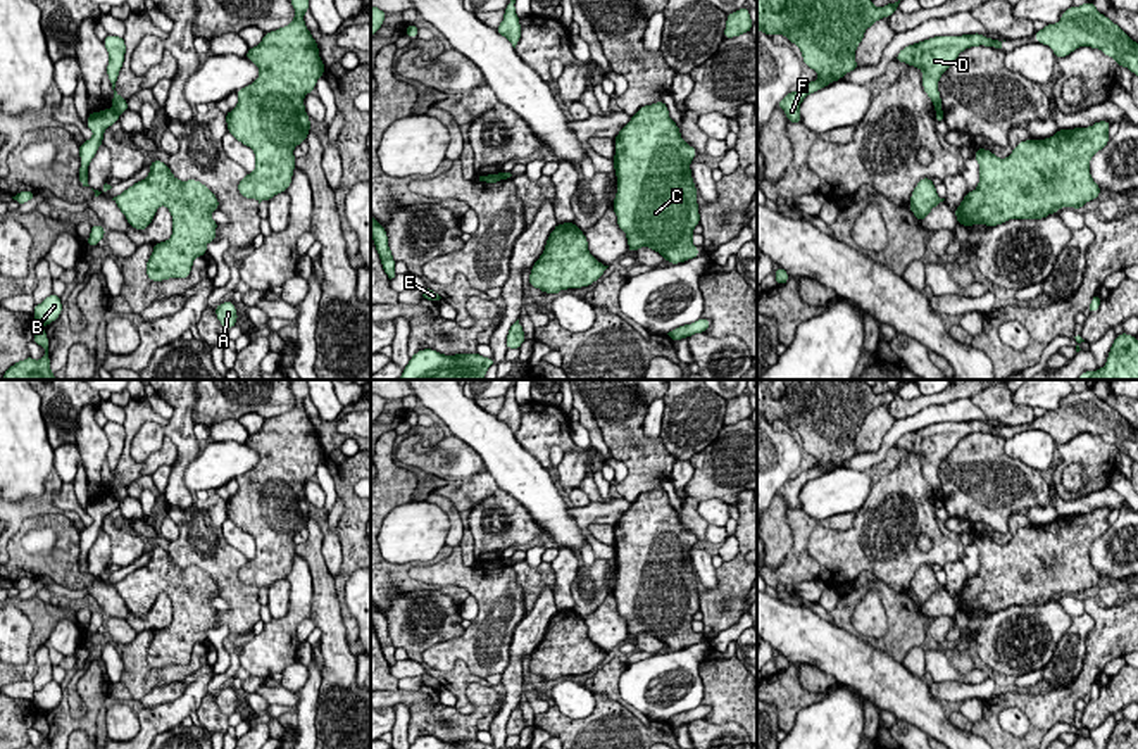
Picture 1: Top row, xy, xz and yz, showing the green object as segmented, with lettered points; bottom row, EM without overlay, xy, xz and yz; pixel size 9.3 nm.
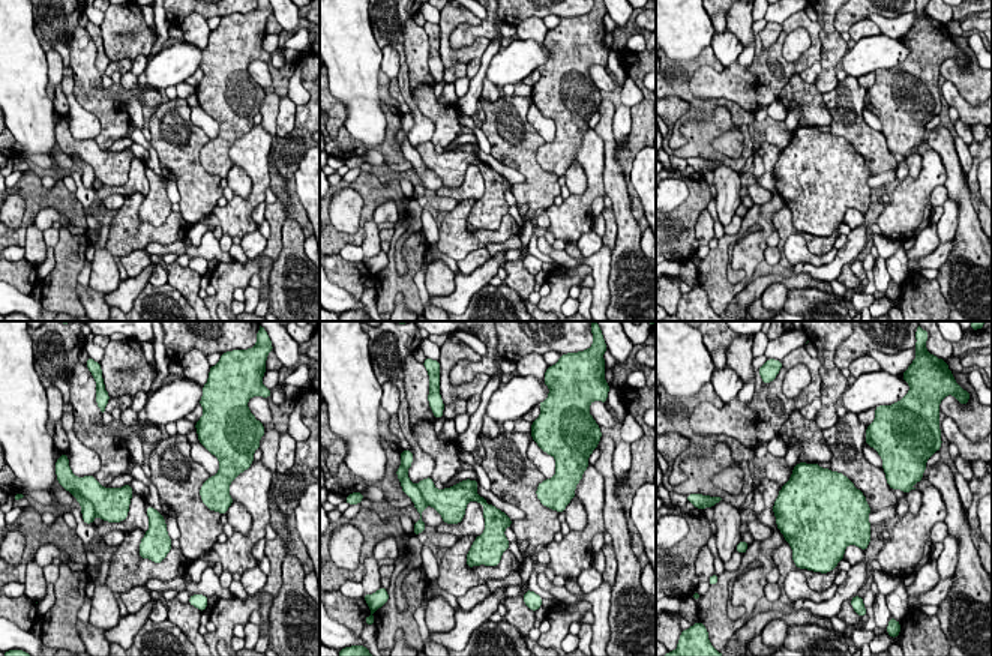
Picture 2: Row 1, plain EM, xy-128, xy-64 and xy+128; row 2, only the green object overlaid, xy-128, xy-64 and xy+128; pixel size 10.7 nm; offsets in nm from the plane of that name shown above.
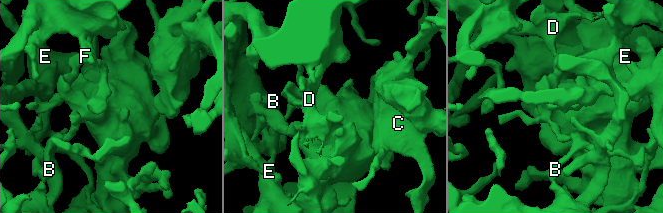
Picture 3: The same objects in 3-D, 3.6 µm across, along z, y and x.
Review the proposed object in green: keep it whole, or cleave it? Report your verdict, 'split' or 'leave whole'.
split

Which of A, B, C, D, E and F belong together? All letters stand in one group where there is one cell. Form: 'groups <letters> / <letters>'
groups A C D E F / B

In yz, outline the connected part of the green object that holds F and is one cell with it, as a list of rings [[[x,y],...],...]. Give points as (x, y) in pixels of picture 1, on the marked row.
[[[757,0],[757,31],[786,36],[819,74],[778,104],[790,123],[802,123],[798,109],[807,95],[859,67],[855,50],[866,29],[895,14],[900,2],[874,7],[872,0]]]

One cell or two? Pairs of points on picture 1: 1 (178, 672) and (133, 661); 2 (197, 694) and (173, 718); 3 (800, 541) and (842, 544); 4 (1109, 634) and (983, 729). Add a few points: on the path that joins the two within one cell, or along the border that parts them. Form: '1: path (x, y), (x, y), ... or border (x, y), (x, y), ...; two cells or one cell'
1: path (168, 673), (152, 673), (143, 668); one cell
2: path (192, 699), (178, 713); one cell
3: border (847, 528), (811, 534), (816, 579); two cells
4: path (1088, 672), (1061, 701), (1014, 701); one cell

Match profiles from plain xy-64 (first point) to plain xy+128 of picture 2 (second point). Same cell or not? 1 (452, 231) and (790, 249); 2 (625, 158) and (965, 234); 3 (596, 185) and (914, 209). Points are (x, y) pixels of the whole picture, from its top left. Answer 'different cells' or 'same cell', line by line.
1: different cells
2: different cells
3: same cell

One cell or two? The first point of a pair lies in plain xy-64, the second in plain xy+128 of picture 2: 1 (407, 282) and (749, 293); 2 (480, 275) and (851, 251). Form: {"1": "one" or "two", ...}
{"1": "two", "2": "one"}

